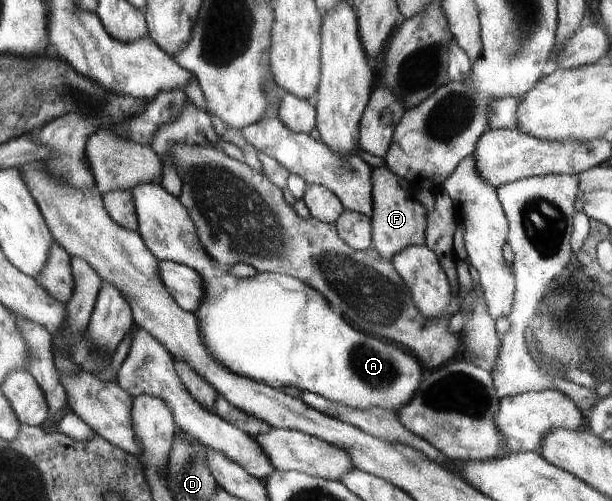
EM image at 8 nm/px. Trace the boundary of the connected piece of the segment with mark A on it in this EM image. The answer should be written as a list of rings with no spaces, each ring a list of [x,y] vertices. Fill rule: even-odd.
[[[141,184],[131,190],[131,193],[138,214],[137,232],[145,239],[151,253],[159,261],[167,260],[191,266],[205,279],[205,299],[194,317],[198,318],[207,347],[228,370],[275,388],[294,387],[319,393],[350,408],[380,407],[397,412],[415,397],[425,376],[409,351],[405,353],[393,342],[387,343],[387,340],[381,341],[381,338],[375,339],[371,335],[359,333],[359,330],[355,331],[351,324],[347,325],[341,315],[337,315],[329,307],[330,302],[322,293],[298,278],[275,272],[257,272],[250,278],[232,274],[227,266],[211,257],[199,241],[197,226],[187,213],[186,206],[161,184]]]

